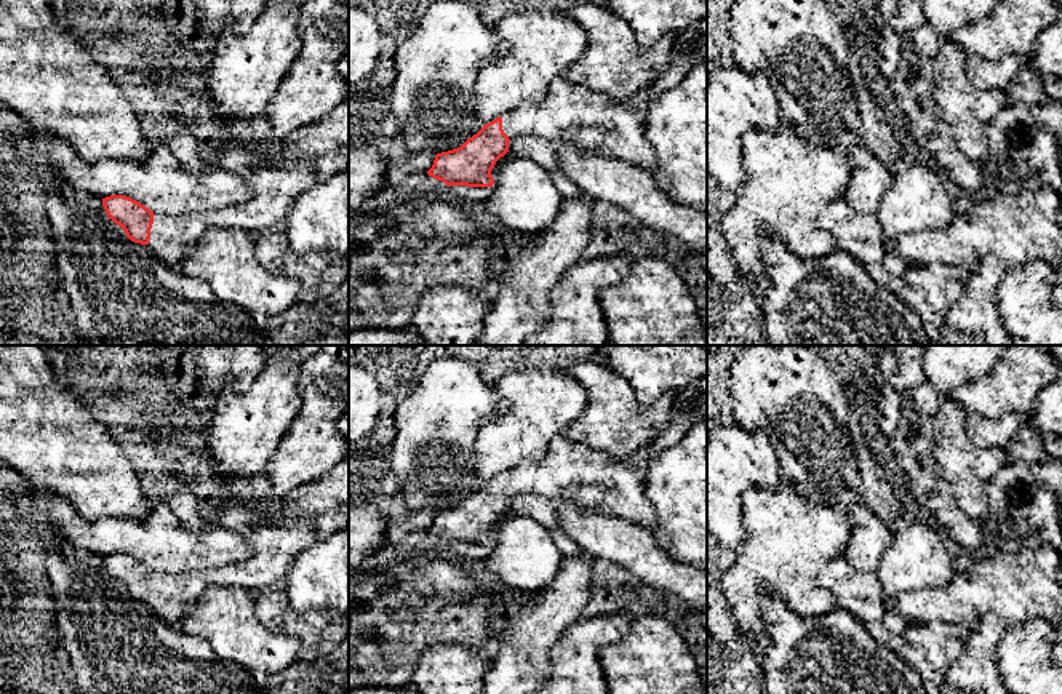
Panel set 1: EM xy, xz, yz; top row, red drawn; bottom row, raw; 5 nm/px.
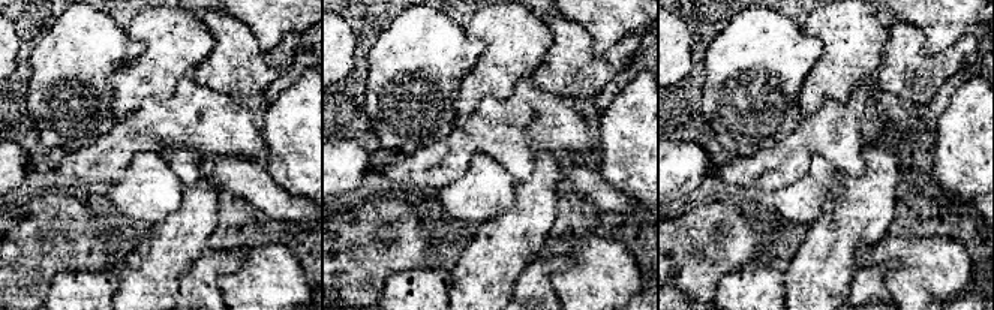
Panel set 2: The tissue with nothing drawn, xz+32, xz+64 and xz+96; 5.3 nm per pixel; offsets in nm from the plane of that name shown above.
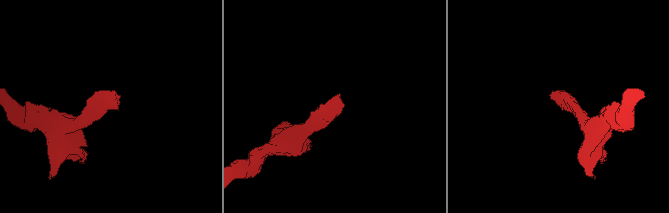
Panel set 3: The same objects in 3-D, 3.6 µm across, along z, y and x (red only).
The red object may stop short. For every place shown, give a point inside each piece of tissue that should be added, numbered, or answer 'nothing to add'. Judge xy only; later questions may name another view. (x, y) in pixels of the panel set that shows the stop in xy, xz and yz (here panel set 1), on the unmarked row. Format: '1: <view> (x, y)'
1: xy (275, 547)

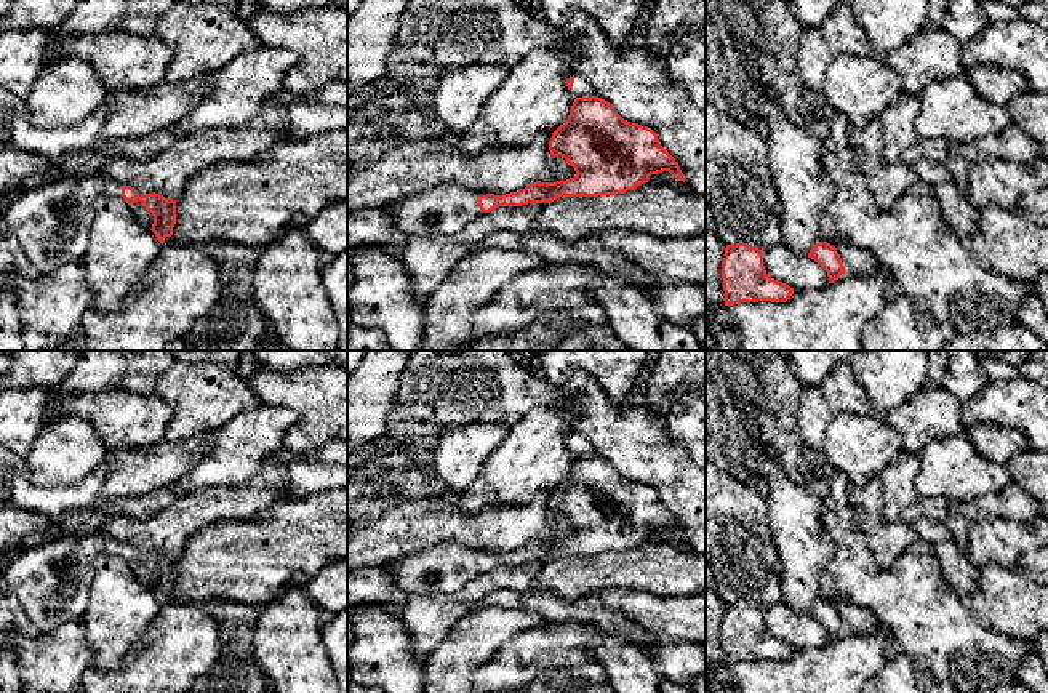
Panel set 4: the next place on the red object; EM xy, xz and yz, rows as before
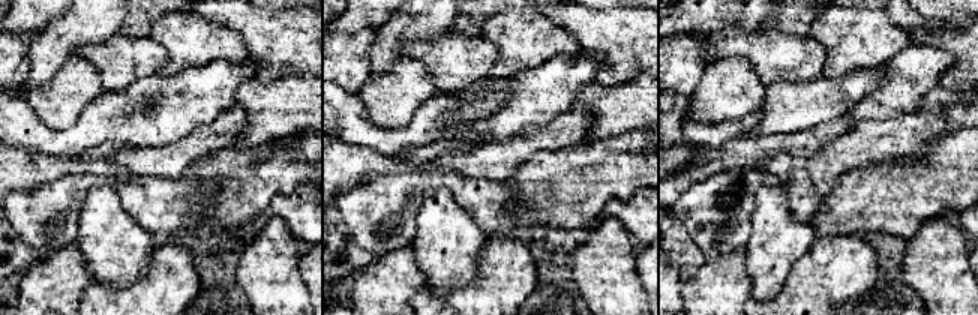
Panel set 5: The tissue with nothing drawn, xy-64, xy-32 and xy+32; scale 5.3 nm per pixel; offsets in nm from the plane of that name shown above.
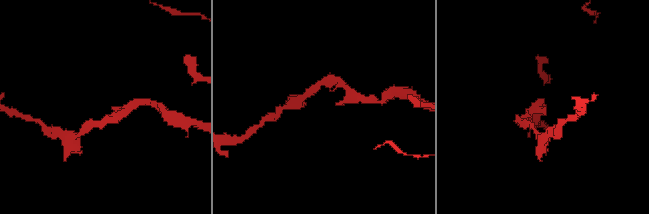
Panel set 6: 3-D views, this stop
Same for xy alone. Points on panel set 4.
1: xy (52, 580)

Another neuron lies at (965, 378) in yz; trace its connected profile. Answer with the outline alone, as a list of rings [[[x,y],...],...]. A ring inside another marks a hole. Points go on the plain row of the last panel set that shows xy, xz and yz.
[[[952,351],[942,387],[957,395],[962,403],[976,399],[987,384],[981,359],[974,351]]]

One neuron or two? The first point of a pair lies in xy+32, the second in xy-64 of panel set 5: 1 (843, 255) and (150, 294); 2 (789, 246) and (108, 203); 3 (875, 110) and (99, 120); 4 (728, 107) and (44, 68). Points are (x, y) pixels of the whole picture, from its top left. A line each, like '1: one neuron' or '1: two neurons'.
1: one neuron
2: one neuron
3: one neuron
4: two neurons

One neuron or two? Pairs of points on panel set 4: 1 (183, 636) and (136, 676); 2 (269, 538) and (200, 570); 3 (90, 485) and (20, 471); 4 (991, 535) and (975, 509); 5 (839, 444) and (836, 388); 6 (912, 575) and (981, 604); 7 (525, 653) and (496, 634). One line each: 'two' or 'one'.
1: one
2: one
3: one
4: two
5: two
6: two
7: two

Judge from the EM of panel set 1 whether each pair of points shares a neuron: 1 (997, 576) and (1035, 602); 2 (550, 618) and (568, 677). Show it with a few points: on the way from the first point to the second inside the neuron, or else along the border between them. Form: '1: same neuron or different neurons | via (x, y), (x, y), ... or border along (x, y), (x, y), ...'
1: same neuron | via (1006, 586), (1021, 587), (1026, 592)
2: different neurons | border along (581, 618), (550, 650), (549, 677)

